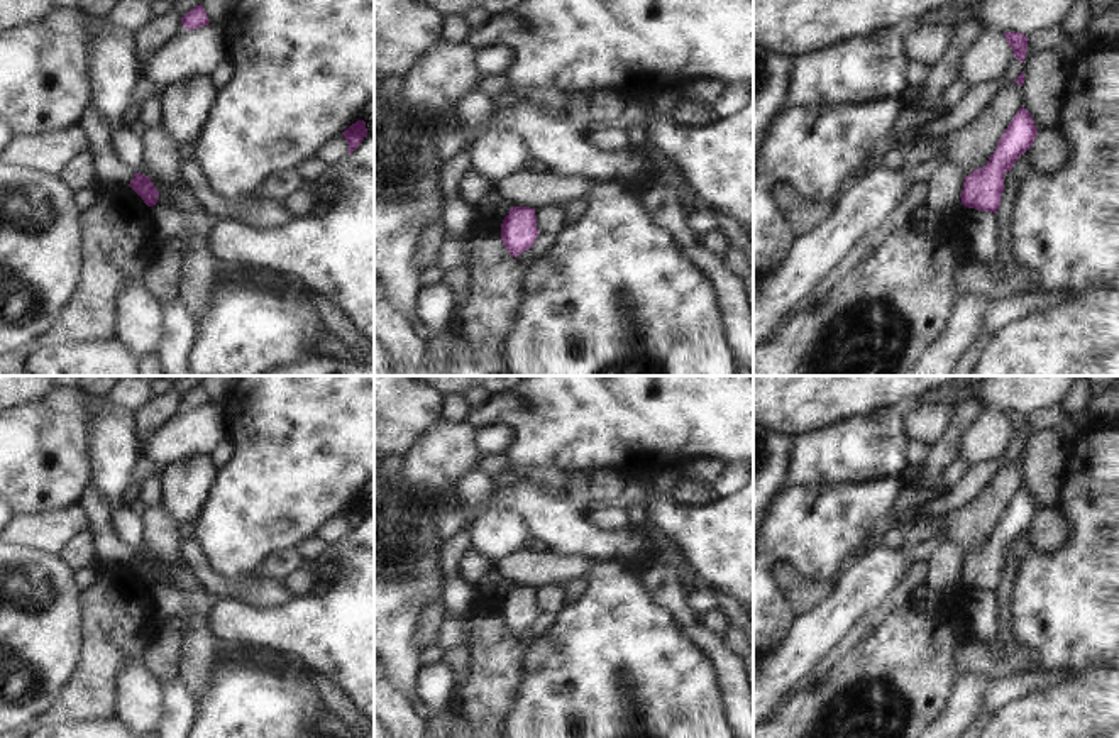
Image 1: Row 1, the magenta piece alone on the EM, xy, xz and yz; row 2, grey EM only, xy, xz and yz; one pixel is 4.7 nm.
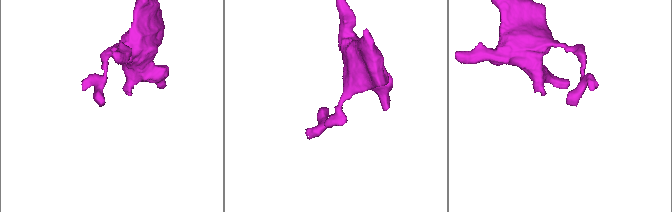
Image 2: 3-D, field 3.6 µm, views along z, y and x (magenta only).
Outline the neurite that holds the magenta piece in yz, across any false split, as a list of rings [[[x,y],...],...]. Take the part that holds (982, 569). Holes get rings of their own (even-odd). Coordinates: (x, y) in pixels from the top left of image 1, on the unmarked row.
[[[1024,486],[1019,487],[987,543],[965,555],[962,584],[997,592],[1004,572],[1004,554],[1033,525],[1036,515],[1038,508],[1031,493]]]

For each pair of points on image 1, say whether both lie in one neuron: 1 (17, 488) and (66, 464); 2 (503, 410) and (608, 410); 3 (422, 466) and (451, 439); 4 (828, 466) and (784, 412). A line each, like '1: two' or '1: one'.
1: one
2: one
3: one
4: two

